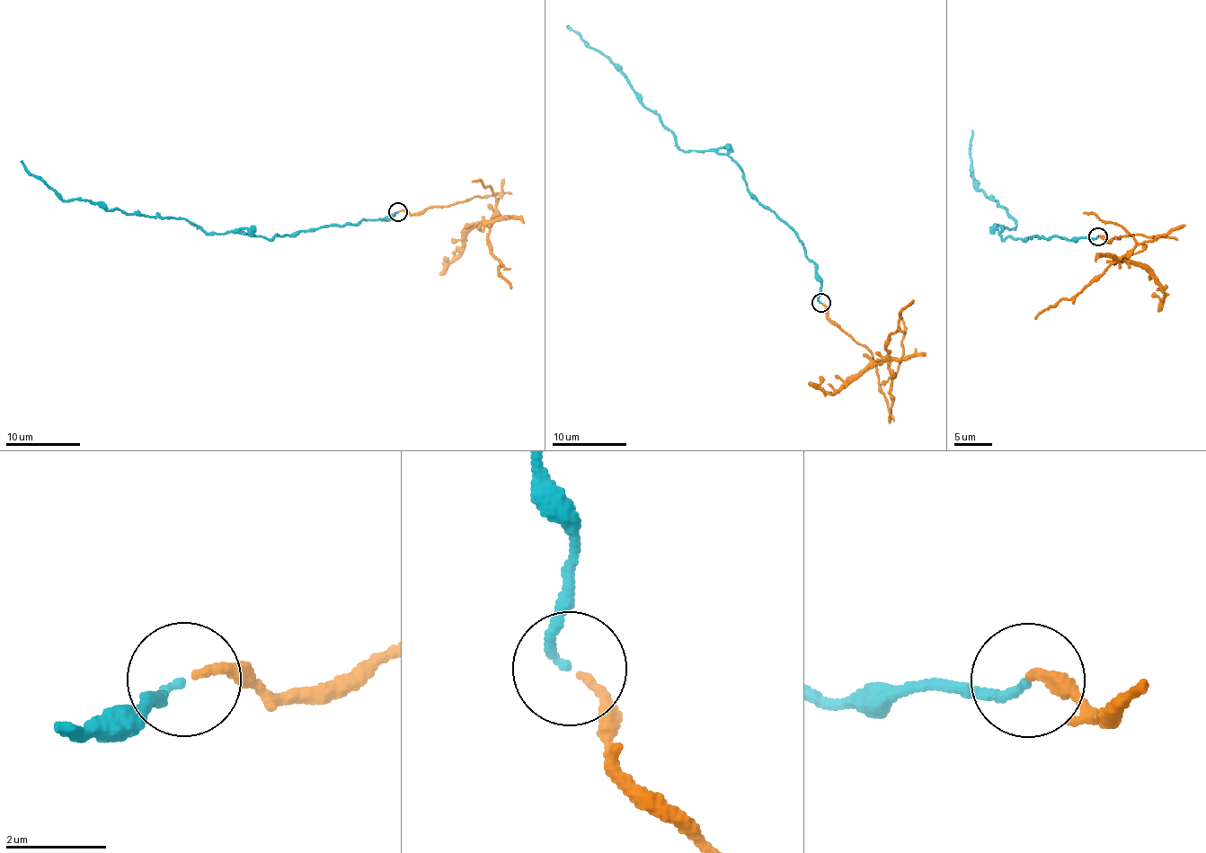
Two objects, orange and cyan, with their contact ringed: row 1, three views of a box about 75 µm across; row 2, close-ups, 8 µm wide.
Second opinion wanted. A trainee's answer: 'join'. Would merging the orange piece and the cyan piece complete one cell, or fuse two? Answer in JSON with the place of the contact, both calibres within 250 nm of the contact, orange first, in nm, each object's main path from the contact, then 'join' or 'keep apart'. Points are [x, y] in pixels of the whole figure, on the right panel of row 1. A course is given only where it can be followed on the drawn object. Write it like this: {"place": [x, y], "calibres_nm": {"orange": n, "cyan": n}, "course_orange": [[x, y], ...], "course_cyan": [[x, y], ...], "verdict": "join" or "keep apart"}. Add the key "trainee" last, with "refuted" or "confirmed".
{"place": [1097, 236], "calibres_nm": {"orange": 170, "cyan": 150}, "course_orange": [[1098, 237], [1112, 242], [1123, 235], [1165, 235], [1137, 244], [1070, 298], [1061, 297], [1035, 318]], "course_cyan": [[1098, 237], [1035, 235], [1002, 239], [1002, 228], [1016, 225], [1006, 209], [985, 198], [971, 174], [971, 130]], "verdict": "join", "trainee": "confirmed"}

